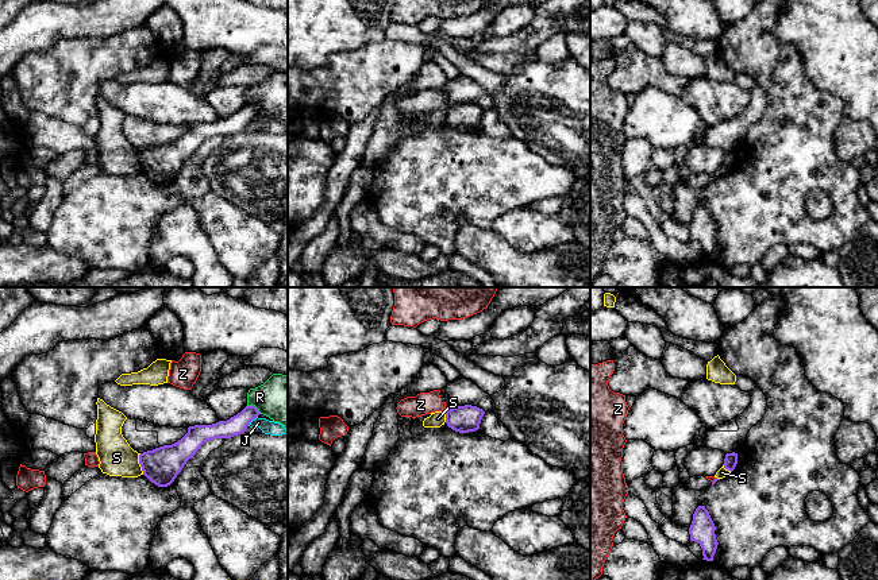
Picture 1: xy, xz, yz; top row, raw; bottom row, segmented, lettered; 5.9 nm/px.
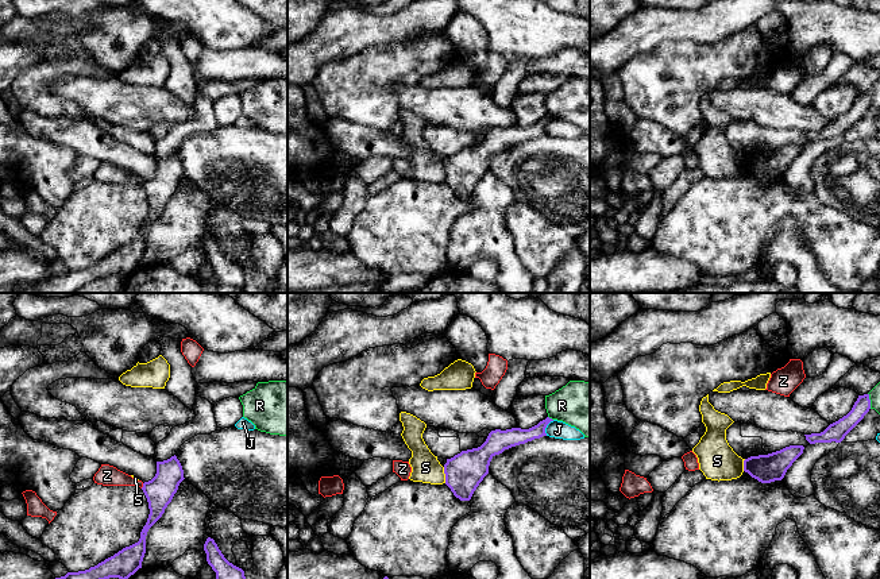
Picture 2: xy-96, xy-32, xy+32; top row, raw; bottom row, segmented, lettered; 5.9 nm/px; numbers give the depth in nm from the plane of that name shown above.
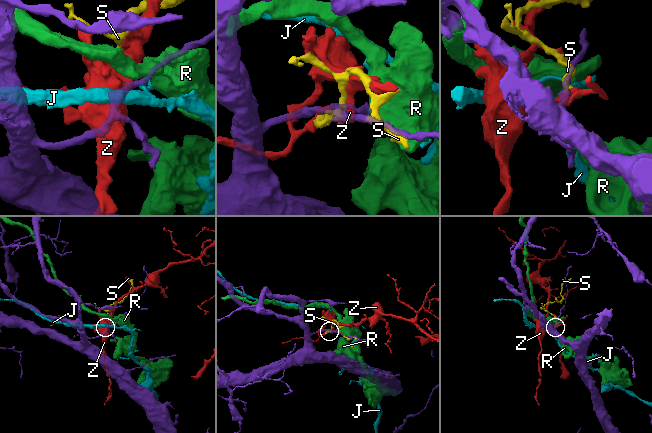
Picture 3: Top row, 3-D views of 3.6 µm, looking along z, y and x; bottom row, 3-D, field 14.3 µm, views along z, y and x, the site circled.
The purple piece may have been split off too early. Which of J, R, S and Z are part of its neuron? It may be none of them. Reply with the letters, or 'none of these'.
none of these

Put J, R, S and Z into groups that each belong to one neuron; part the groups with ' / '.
J / R / S / Z

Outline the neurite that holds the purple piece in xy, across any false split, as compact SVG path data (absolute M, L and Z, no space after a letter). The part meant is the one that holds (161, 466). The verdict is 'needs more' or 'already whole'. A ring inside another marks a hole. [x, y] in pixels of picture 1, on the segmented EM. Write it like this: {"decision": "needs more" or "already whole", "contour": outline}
{"decision": "already whole", "contour": "M251 405L227 421L189 426L188 433L177 442L139 455L143 475L158 487L170 486L186 461L196 455L204 442L242 434L258 415L258 409Z"}

